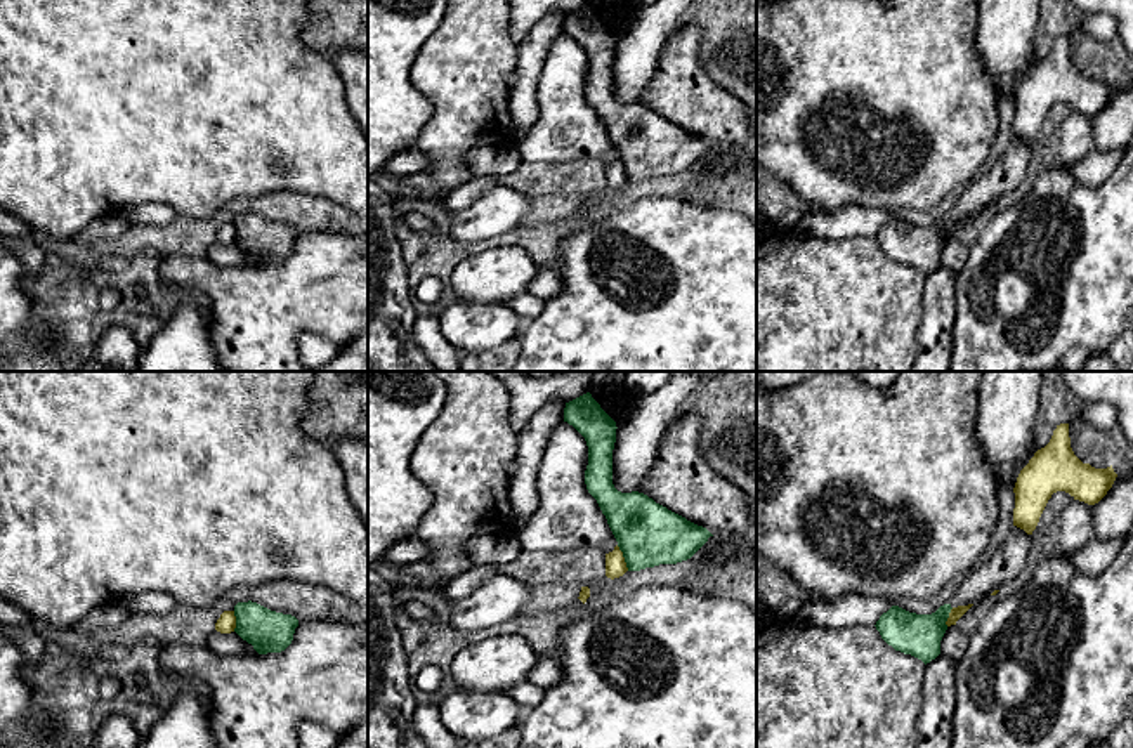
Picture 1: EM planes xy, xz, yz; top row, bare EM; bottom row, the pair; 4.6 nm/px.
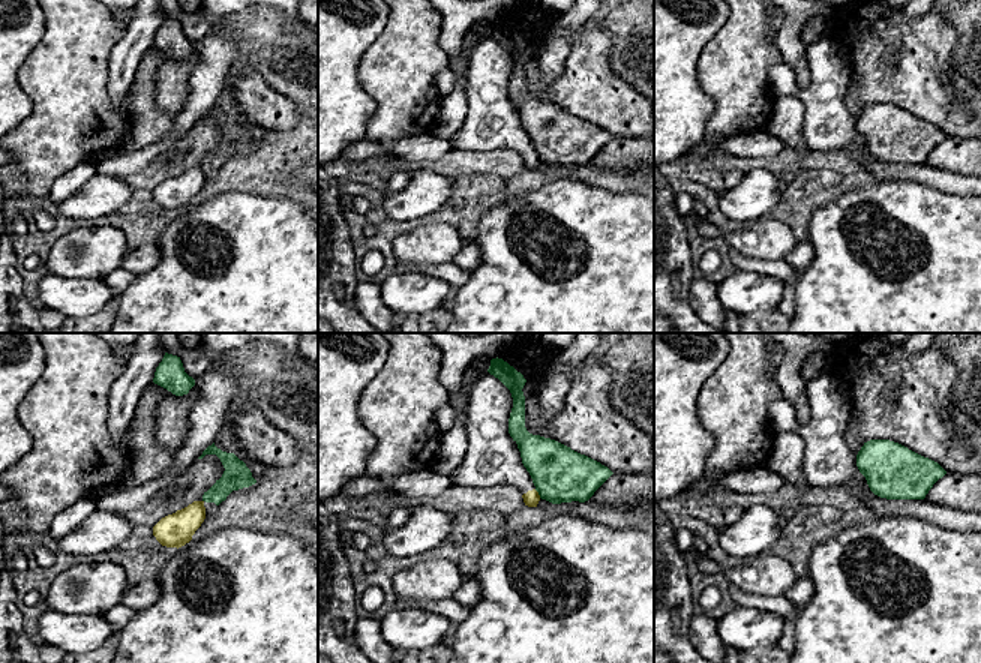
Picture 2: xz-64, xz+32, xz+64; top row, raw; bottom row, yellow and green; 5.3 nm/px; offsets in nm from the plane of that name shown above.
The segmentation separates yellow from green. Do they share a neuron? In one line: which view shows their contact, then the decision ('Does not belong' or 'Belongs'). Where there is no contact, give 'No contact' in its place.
Touches yellow in xz. Does not belong

